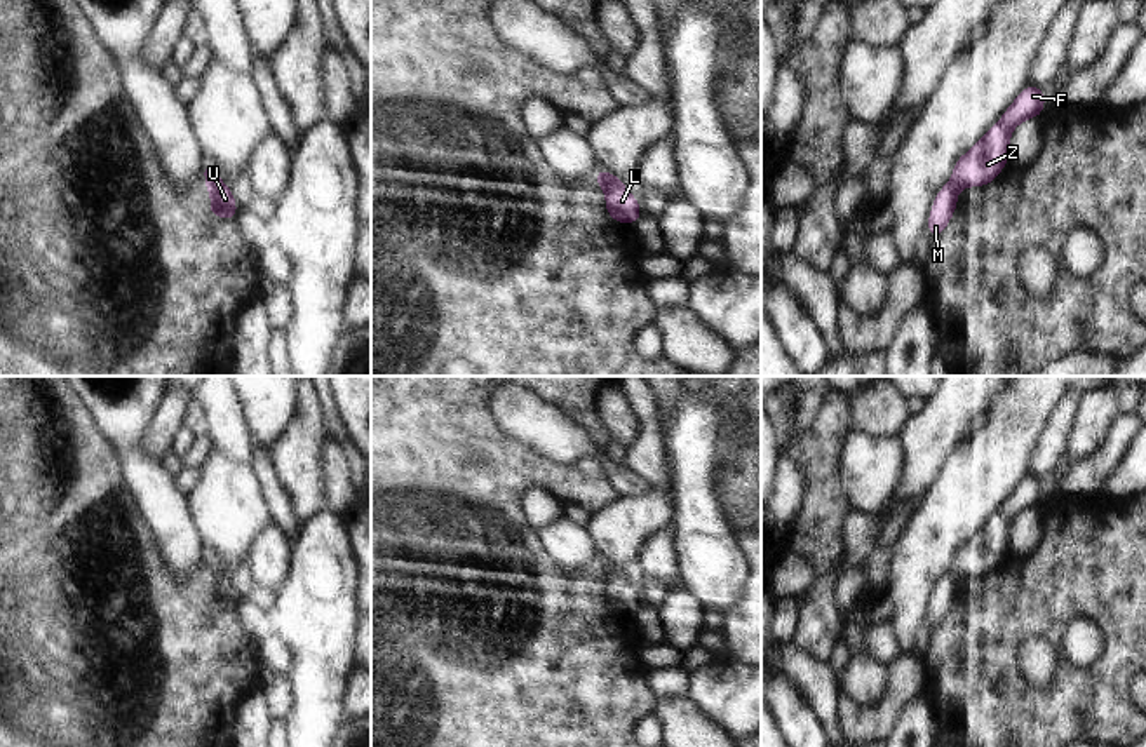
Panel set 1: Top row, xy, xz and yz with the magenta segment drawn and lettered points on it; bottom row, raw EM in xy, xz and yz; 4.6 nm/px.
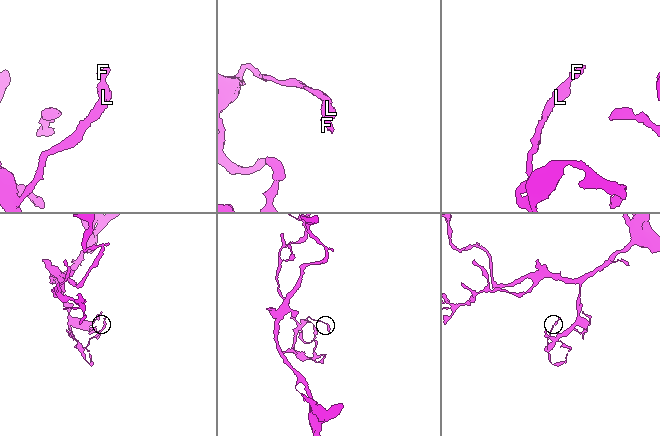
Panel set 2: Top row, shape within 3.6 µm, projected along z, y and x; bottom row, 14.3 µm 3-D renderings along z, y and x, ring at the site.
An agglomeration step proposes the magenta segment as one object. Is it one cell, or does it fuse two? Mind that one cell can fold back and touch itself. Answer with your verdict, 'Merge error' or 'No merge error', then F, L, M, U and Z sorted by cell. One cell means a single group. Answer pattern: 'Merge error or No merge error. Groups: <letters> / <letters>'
Merge error. Groups: F L Z / M U

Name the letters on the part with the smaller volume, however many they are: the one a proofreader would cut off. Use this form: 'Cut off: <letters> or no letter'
Cut off: F, L, Z

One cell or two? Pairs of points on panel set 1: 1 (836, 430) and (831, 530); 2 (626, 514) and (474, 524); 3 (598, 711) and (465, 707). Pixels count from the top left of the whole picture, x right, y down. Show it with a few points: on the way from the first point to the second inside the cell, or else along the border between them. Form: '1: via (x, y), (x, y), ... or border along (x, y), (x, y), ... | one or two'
1: via (826, 455), (826, 505) | one
2: border along (619, 497), (591, 512) | two
3: via (565, 707), (498, 707) | one

